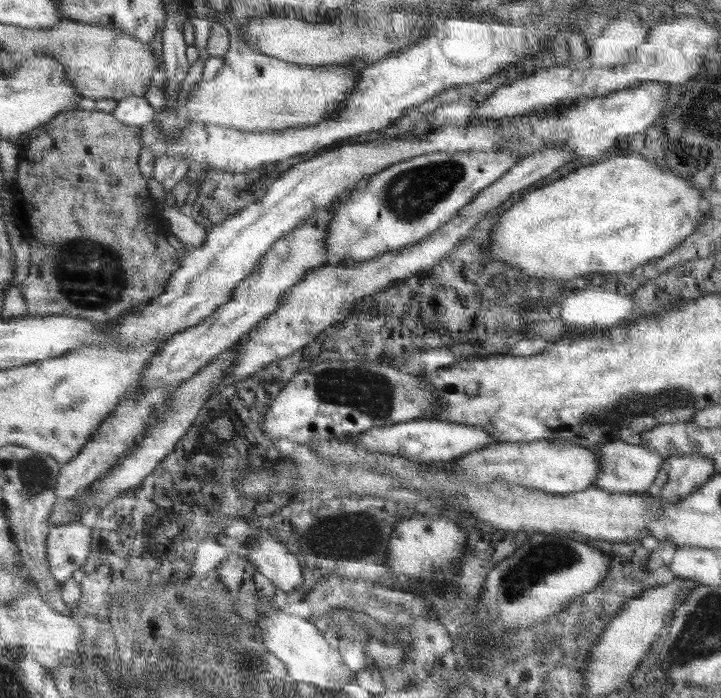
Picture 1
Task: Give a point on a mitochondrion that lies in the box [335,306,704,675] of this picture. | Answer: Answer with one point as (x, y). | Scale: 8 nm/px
(540, 561)

